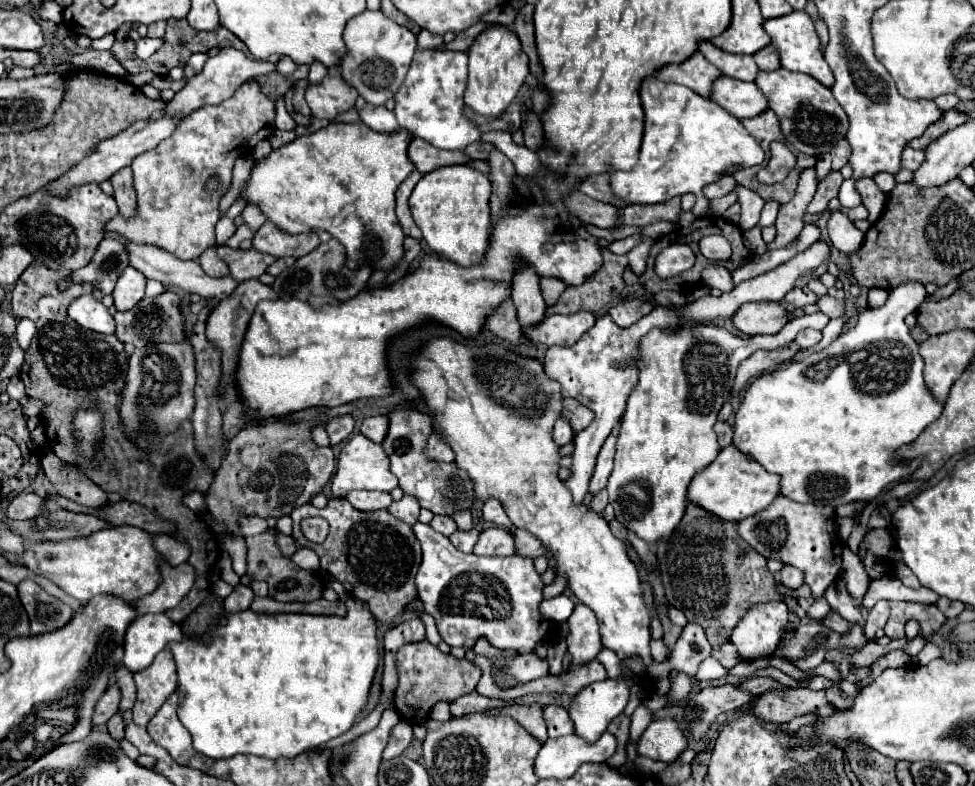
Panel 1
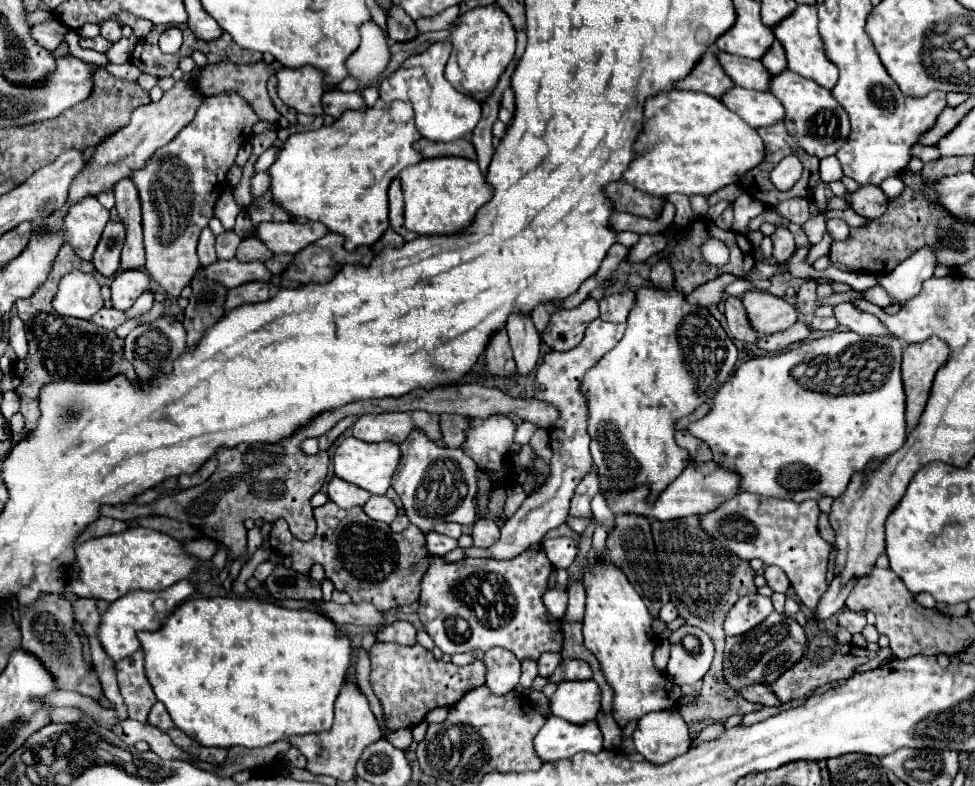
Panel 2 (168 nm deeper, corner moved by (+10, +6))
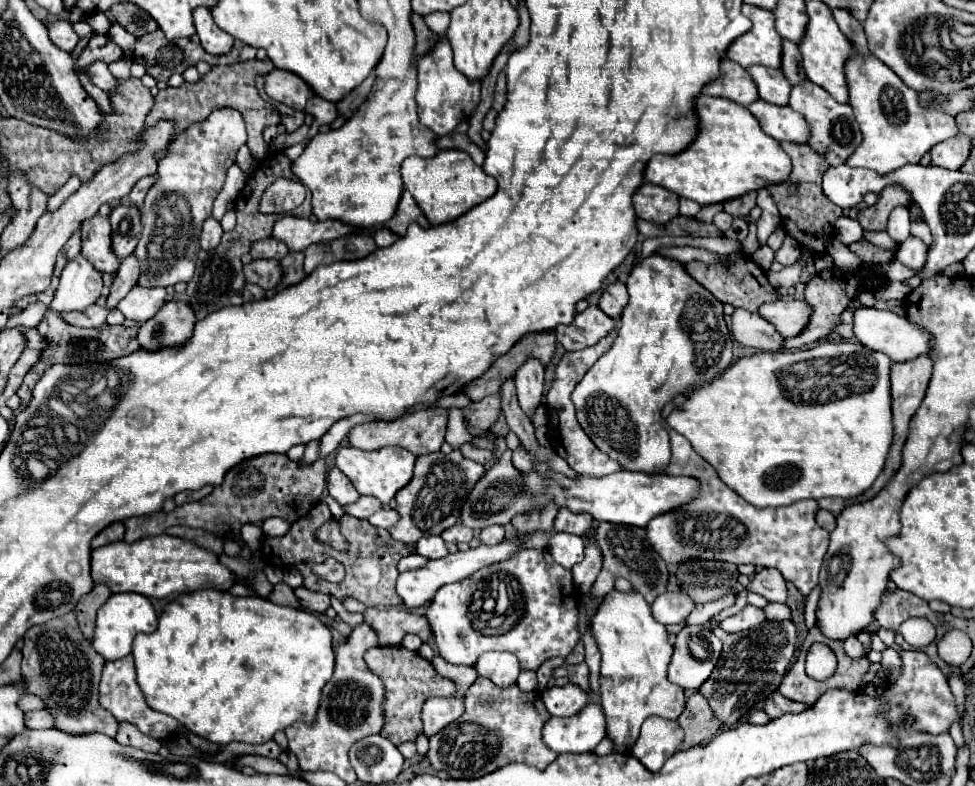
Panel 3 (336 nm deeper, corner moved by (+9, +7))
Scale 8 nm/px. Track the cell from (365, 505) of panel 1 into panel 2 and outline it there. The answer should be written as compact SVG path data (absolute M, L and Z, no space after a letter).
M332 478L328 482L328 496L332 502L336 502L340 508L354 508L354 506L362 506L370 494L354 484L348 484L342 478Z

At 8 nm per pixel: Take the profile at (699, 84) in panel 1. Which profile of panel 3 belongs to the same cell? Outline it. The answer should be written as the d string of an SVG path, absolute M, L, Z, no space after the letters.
M727 57L721 59L719 77L715 81L711 81L709 85L705 85L703 93L713 95L713 97L725 97L739 105L749 105L759 97L753 81L747 77L745 69Z

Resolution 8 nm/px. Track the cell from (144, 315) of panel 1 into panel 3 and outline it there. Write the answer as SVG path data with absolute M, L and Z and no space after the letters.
M91 305L85 311L63 313L63 319L69 325L77 325L77 327L101 327L101 325L105 325L107 309L105 307L99 307L99 305Z

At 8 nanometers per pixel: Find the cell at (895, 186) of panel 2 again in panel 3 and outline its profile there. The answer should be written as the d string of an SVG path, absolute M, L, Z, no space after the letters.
M897 205L897 209L893 209L891 217L889 217L889 225L887 225L887 233L891 235L891 239L895 243L903 243L911 233L911 221L909 221L909 211L905 205Z

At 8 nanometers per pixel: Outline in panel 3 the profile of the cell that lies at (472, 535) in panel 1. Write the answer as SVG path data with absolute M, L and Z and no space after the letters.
M437 535L437 537L421 537L421 541L417 543L417 553L429 559L441 559L449 553L445 541Z

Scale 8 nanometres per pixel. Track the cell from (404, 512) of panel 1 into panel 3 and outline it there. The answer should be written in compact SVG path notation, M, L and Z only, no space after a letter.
M361 497L359 501L355 501L355 503L351 503L351 505L345 505L343 509L345 509L347 515L353 515L353 517L357 517L357 519L369 519L373 513L381 511L383 505L381 505L381 501L377 501L375 497Z

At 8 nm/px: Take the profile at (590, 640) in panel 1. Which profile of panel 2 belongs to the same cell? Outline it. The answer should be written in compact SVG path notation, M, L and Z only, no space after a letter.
M576 580L568 586L568 610L566 610L566 620L582 620L584 616L584 604L586 604L586 590L582 580Z

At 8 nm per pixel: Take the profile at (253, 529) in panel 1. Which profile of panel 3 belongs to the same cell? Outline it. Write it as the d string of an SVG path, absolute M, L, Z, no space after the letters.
M243 525L241 527L241 537L243 537L243 541L251 547L251 551L255 551L257 547L259 547L259 543L261 543L261 537L263 537L263 531L257 527L257 525Z

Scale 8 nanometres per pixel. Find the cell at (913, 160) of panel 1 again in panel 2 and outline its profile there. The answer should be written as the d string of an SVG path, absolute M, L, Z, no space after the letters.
M916 144L916 146L912 148L912 152L914 152L914 156L920 158L922 162L932 162L932 160L942 158L936 146L922 146L922 144Z

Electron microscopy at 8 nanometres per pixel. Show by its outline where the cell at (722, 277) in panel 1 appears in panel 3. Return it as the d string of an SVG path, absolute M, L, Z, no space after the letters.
M735 309L731 315L731 331L733 337L747 347L755 347L761 351L777 351L781 349L781 335L775 327L759 317L757 313L749 313L747 309Z

